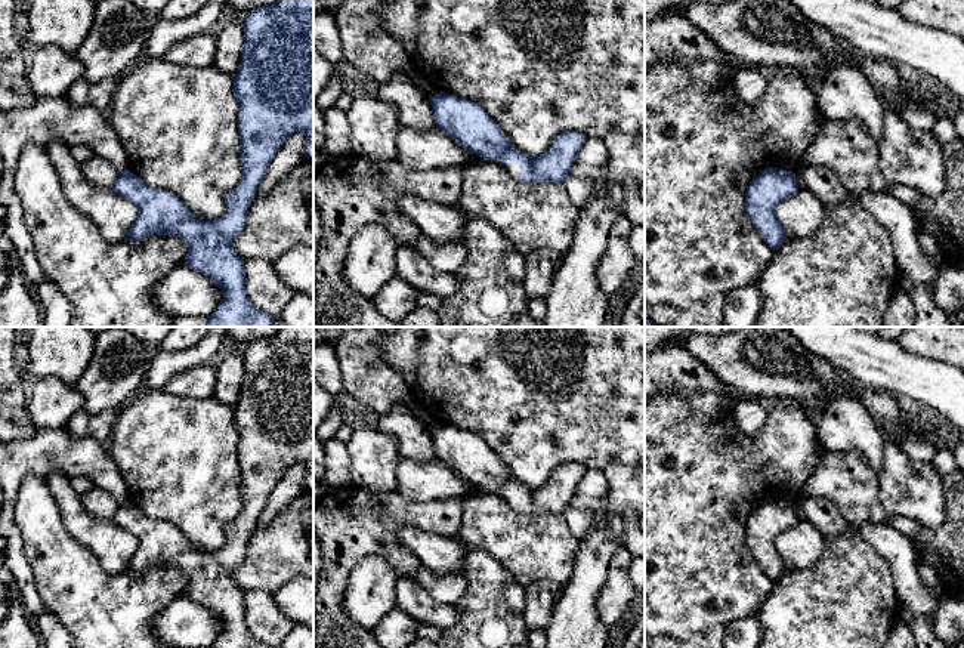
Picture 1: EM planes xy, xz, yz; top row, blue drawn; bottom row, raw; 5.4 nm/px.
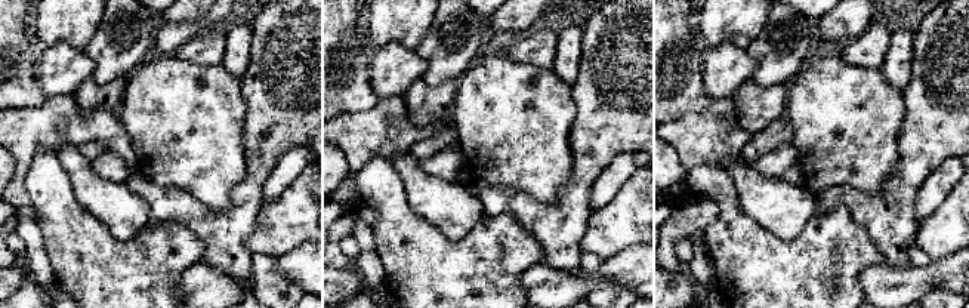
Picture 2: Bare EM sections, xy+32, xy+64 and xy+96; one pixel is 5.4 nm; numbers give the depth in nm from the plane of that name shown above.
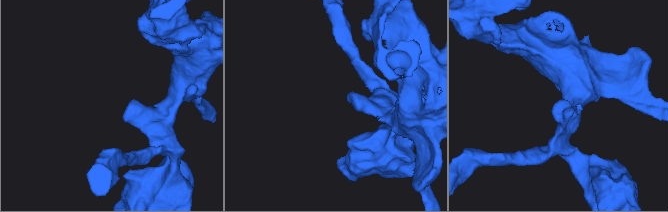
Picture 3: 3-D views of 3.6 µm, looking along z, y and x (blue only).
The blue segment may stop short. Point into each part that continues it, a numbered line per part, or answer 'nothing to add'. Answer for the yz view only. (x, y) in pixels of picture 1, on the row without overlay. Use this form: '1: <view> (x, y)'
nothing to add

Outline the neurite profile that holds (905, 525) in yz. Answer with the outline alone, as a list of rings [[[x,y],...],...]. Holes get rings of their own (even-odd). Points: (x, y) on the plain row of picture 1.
[[[887,515],[887,522],[896,528],[897,531],[906,534],[909,539],[915,541],[917,530],[920,524],[914,519],[897,516],[897,515]]]

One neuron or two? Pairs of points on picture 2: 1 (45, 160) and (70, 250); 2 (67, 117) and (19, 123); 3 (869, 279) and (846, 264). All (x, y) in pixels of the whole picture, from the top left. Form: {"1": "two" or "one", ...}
{"1": "one", "2": "one", "3": "two"}

